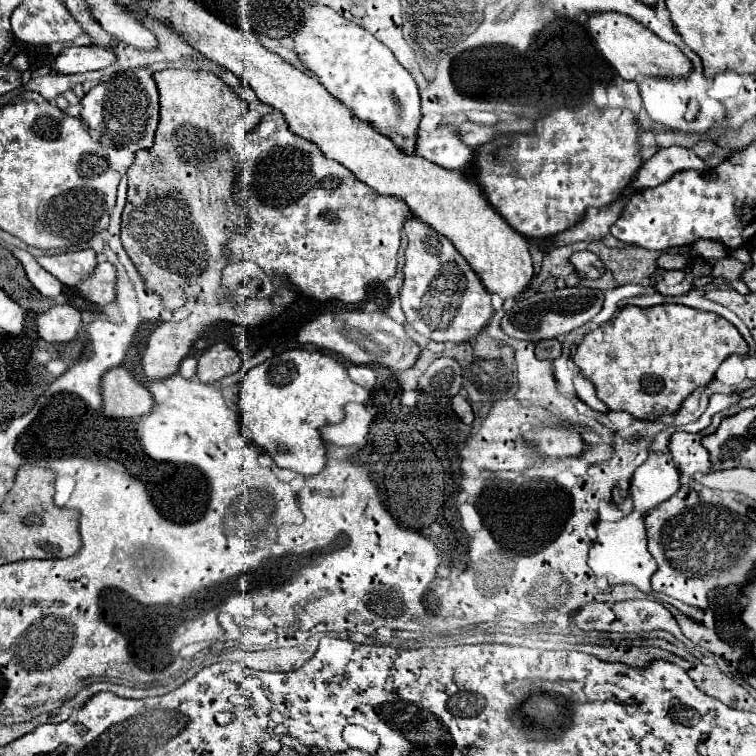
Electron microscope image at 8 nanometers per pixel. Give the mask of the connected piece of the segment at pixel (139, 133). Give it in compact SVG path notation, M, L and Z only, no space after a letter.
M139 67L139 69L129 69L125 73L113 75L109 81L101 81L95 85L85 97L81 99L81 119L87 123L89 133L103 145L123 145L129 151L139 151L139 149L149 149L153 145L153 135L159 123L159 93L157 85L153 81L151 71Z

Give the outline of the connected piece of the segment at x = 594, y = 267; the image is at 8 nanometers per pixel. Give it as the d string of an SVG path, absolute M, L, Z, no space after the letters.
M579 251L579 253L575 253L571 257L571 263L575 265L577 273L583 273L585 277L591 277L591 279L601 277L603 271L605 271L603 261L595 253L591 253L591 251Z

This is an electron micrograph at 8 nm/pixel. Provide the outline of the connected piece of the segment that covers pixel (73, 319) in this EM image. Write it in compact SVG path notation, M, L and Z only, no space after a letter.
M71 305L53 307L51 311L39 315L37 323L39 323L39 329L43 331L43 339L49 343L73 341L83 325L81 311Z

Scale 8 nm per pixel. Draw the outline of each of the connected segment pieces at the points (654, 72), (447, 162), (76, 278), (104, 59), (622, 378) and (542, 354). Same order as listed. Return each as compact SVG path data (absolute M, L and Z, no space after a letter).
M601 11L599 15L589 15L587 27L601 55L615 67L615 71L625 81L639 81L641 77L673 79L691 73L691 61L679 51L677 45L659 39L653 31L643 27L641 23L635 23L635 19L627 15L619 15L617 11Z
M437 127L433 131L417 131L415 153L451 171L465 169L473 151L459 139L451 127Z
M83 249L83 251L59 253L59 255L43 255L37 257L37 263L43 269L47 269L51 275L55 275L63 285L75 287L95 269L97 255L93 249Z
M67 47L51 63L51 69L63 75L85 73L93 69L109 67L115 61L111 49L103 47Z
M675 303L655 305L647 309L627 305L619 311L617 317L583 337L573 361L581 369L581 373L595 385L597 397L611 411L627 411L637 419L655 421L661 415L673 415L675 411L679 411L681 401L695 389L705 387L713 379L717 367L729 355L747 355L747 351L749 347L737 327L715 313L697 311Z
M557 339L539 341L539 343L535 345L535 355L537 355L539 359L549 359L549 361L553 361L553 359L557 359L557 357L561 355L561 343L559 343Z

